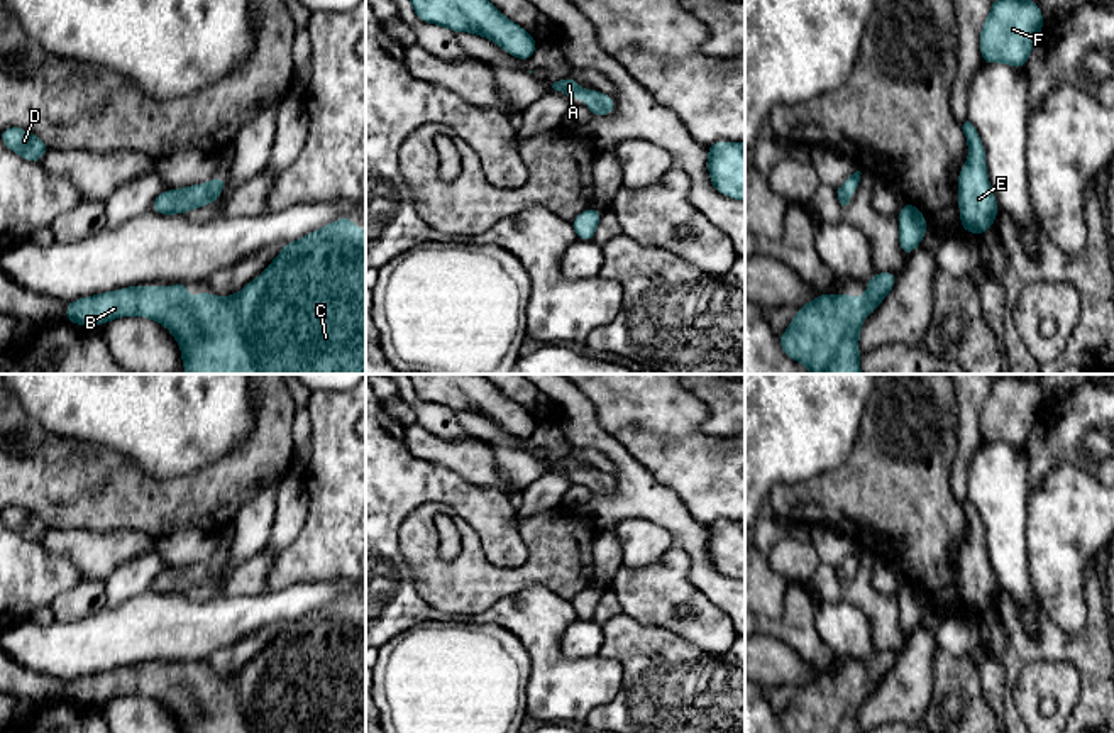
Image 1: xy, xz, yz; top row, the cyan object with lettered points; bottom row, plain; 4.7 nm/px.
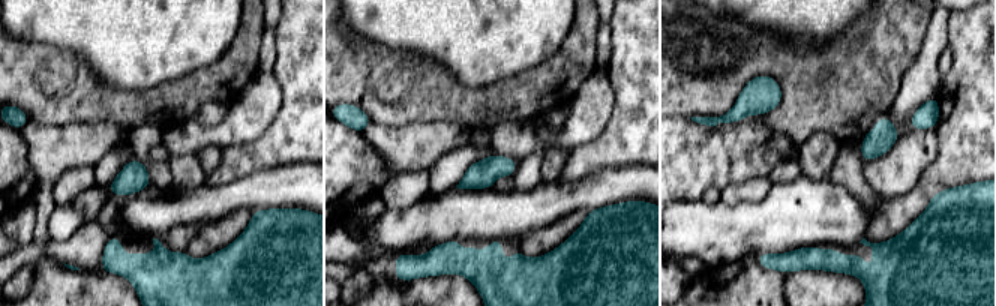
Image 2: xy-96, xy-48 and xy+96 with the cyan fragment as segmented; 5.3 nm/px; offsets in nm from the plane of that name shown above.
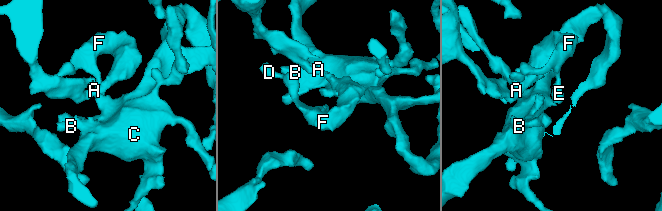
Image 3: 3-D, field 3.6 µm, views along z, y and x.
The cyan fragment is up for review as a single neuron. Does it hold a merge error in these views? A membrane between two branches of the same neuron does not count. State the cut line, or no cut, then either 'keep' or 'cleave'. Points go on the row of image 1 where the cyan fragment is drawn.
no cut | keep

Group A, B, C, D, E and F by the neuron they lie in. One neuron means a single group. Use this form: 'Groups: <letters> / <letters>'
Groups: A B C D E F

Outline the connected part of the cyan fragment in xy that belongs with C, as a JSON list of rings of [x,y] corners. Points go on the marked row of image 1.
[[[344,217],[317,232],[284,244],[273,262],[256,279],[249,281],[232,296],[215,296],[198,291],[198,295],[190,300],[186,281],[176,281],[173,288],[135,284],[66,303],[66,322],[74,325],[103,325],[113,318],[124,318],[129,315],[151,318],[171,332],[181,349],[183,371],[186,374],[366,374],[366,229],[357,230],[354,220],[350,217]]]

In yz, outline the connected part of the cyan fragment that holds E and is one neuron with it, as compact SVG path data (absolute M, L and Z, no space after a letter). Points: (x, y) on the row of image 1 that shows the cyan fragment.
M968 120L962 129L968 144L968 157L958 173L960 223L963 232L984 235L994 225L999 207L987 176L982 139Z

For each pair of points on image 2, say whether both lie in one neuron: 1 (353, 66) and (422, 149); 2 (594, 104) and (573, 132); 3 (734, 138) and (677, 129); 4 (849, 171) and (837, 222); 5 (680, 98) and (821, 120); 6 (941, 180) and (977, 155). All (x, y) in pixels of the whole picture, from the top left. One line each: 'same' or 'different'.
1: different
2: same
3: same
4: different
5: same
6: same

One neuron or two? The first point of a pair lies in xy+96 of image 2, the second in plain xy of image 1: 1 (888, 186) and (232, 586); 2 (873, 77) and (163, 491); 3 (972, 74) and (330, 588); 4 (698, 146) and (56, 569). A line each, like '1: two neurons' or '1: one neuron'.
1: one neuron
2: one neuron
3: two neurons
4: one neuron

